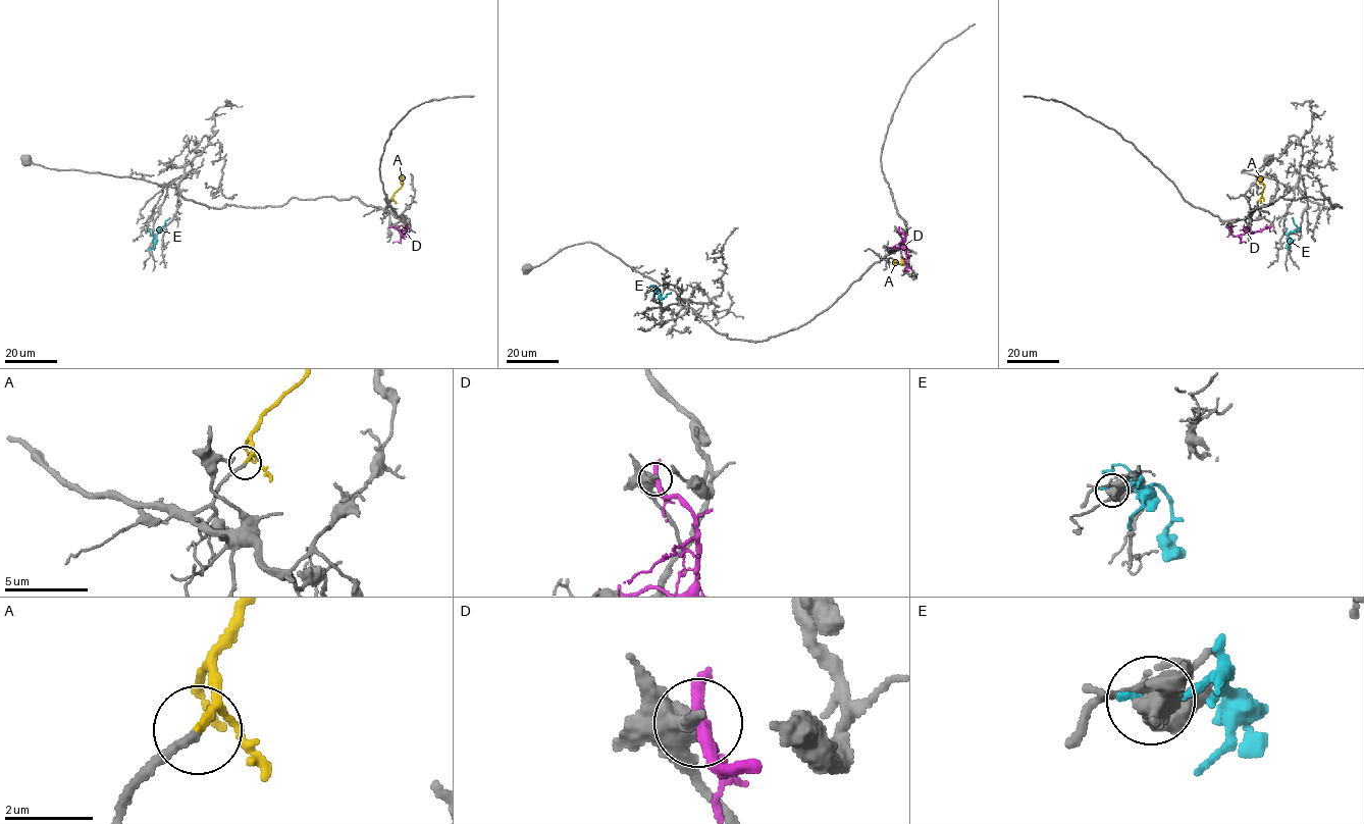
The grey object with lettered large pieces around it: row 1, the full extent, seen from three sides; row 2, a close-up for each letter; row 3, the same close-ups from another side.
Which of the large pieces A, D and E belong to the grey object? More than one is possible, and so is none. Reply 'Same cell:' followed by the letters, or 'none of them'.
Same cell: A

